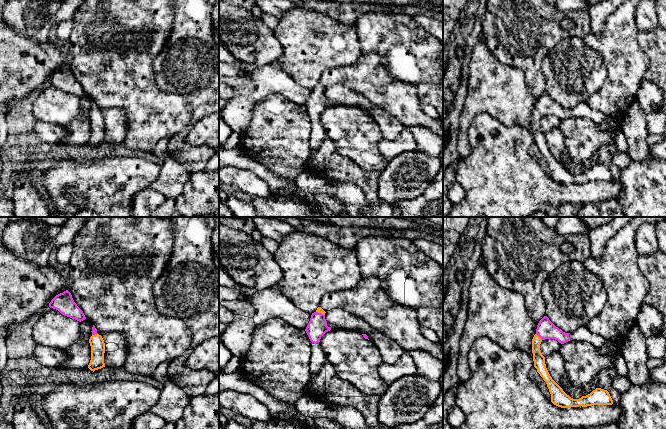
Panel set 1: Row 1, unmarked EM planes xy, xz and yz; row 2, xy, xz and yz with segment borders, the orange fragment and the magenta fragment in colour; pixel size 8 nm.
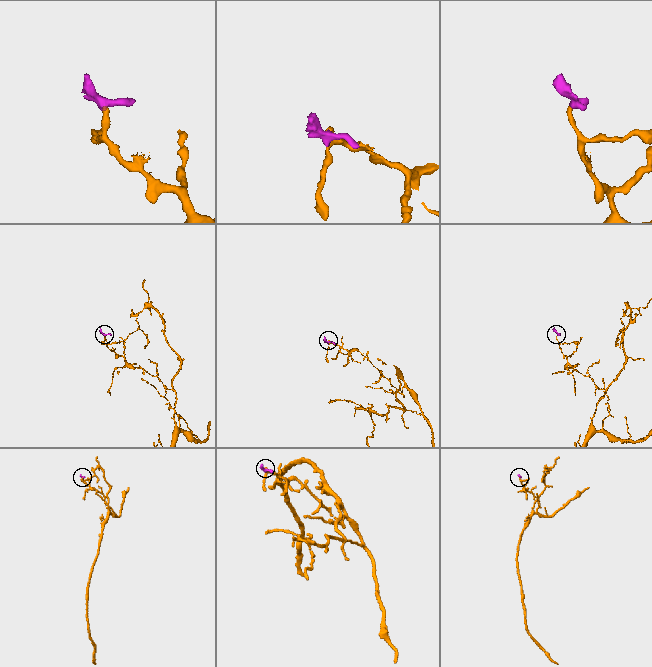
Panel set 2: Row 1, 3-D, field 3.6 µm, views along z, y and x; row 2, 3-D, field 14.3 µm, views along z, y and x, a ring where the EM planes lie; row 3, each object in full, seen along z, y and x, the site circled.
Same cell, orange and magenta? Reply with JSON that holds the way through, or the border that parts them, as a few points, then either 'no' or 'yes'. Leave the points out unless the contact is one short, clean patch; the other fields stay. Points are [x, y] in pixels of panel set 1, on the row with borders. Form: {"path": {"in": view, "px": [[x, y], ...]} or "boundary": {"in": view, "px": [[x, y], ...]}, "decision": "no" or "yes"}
{"path": {"in": "yz", "px": [[539, 360], [536, 351], [538, 336], [546, 329]]}, "decision": "yes"}

